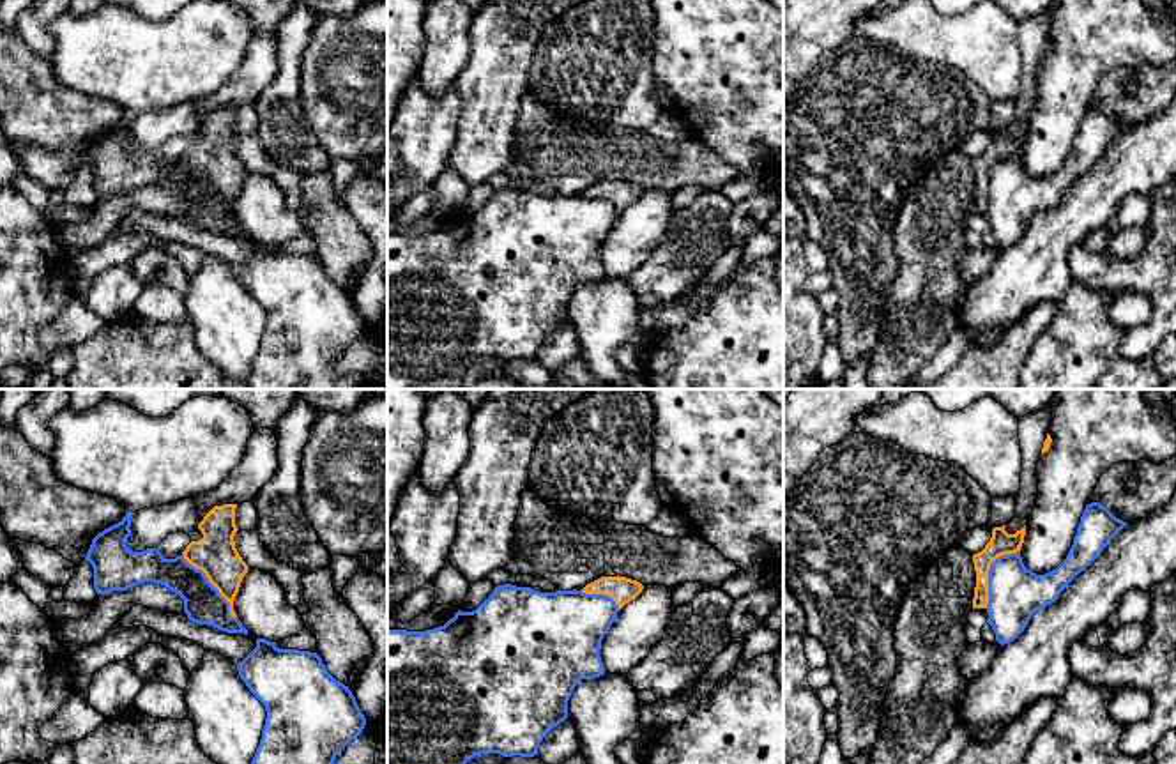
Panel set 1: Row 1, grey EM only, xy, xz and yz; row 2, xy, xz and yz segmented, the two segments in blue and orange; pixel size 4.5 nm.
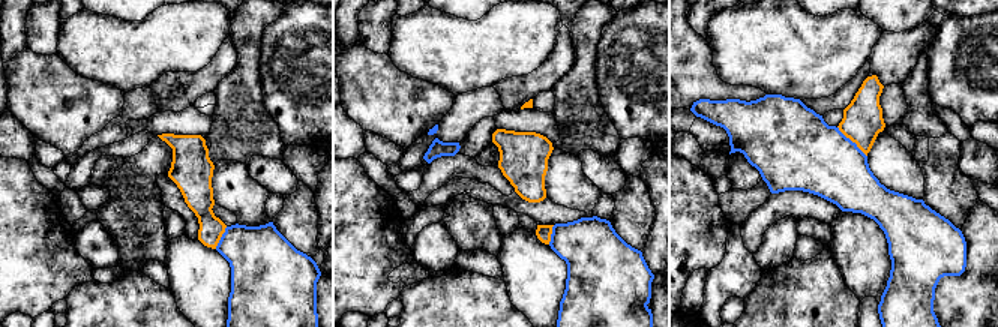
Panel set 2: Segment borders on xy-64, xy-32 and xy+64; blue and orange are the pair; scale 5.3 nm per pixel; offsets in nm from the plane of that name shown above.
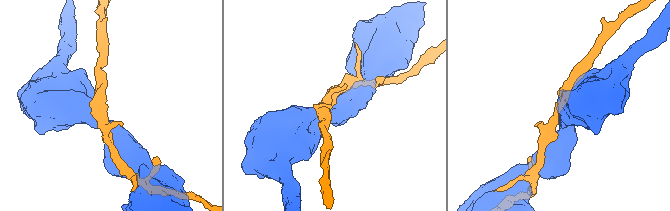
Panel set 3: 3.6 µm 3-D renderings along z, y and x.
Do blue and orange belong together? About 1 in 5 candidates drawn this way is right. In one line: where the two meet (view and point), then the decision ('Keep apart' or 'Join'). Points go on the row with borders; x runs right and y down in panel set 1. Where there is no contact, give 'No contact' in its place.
Touches blue at yz (989, 572). Keep apart

